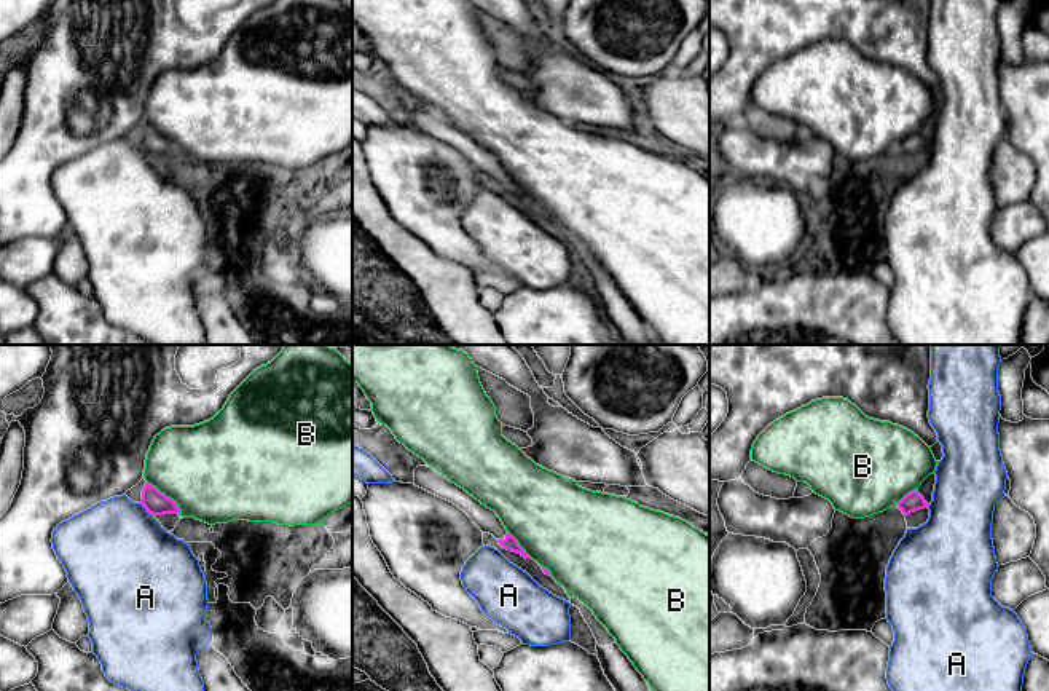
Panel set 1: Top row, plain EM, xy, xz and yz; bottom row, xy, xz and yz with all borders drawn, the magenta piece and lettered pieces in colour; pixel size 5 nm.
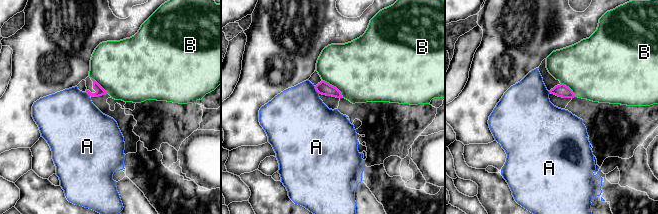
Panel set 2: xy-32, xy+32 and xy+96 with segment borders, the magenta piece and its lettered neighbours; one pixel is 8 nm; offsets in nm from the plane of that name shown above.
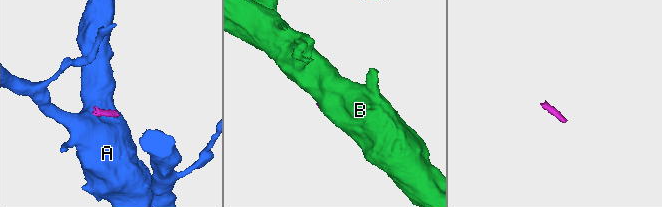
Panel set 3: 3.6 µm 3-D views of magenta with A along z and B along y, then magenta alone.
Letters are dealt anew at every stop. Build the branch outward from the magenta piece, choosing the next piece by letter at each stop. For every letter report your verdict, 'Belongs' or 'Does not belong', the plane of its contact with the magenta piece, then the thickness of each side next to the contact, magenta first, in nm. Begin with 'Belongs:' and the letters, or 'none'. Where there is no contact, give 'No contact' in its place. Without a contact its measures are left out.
Belongs: none
A: Does not belong. Touches magenta in xy. Thickness 120 nm (magenta) against 480 nm
B: Does not belong. Touches magenta in xy. Thickness 120 nm (magenta) against 460 nm

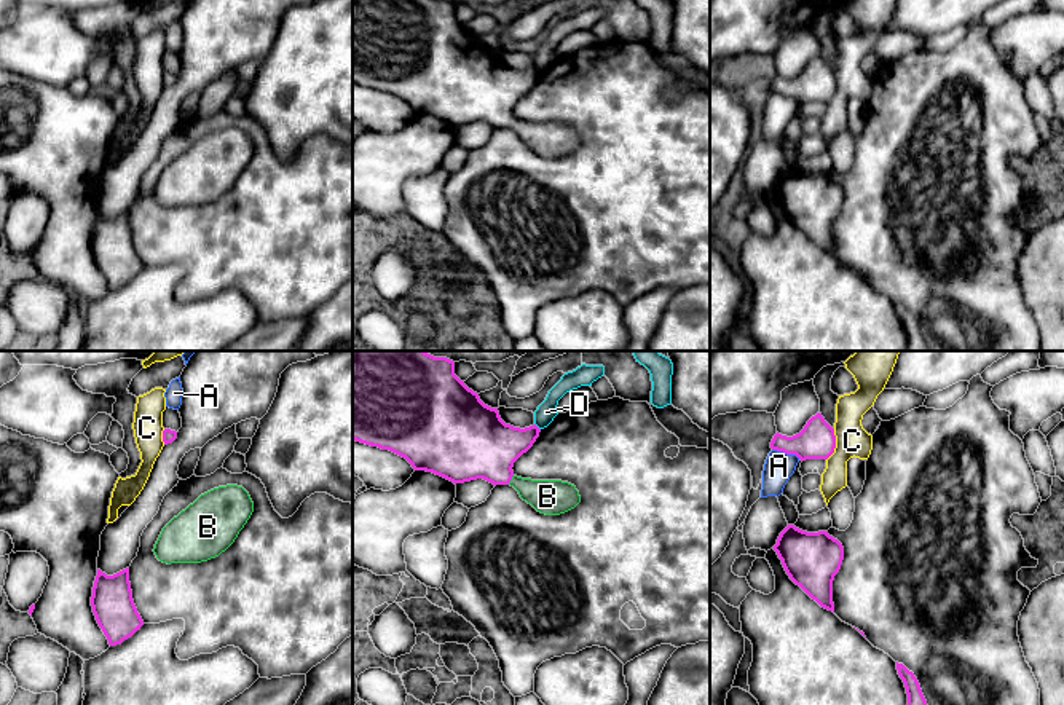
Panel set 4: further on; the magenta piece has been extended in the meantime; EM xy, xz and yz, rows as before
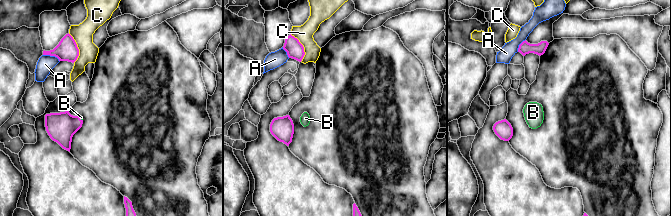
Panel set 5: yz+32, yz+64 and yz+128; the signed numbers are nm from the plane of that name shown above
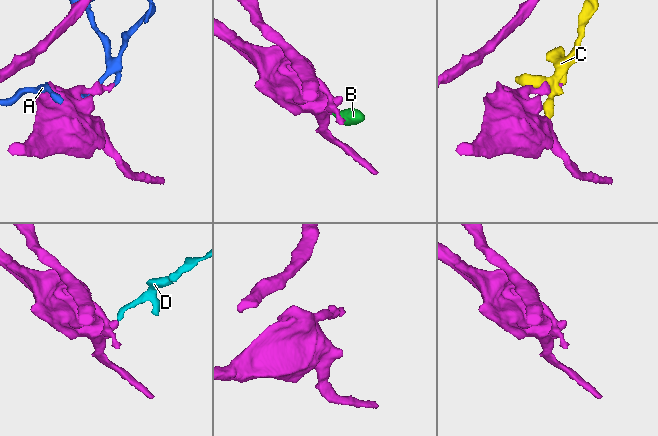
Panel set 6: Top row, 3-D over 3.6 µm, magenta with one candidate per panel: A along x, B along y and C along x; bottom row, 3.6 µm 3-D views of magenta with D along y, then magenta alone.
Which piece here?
Belongs: B
A: Does not belong. Touches magenta in yz. Thickness 190 nm (magenta) against 150 nm
B: Belongs. Touches magenta in xz. Thickness 360 nm (magenta) against 180 nm
C: Does not belong. Touches magenta in yz. Thickness 190 nm (magenta) against 160 nm
D: Does not belong. Touches magenta in xz. Thickness 280 nm (magenta) against 100 nm

